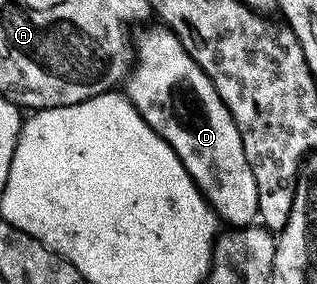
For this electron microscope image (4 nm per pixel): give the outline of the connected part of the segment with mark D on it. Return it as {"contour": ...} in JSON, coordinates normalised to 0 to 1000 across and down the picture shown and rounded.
{"contour":[[[492,88],[435,134],[429,123],[426,215],[391,327],[464,440],[539,507],[688,771],[735,803],[782,796],[811,768],[817,690],[792,577],[779,577],[767,535],[767,493],[754,493],[754,451],[741,451],[741,423],[653,254],[615,225],[543,106]]]}

